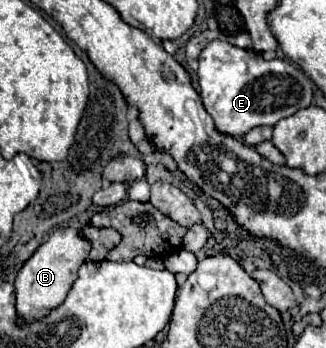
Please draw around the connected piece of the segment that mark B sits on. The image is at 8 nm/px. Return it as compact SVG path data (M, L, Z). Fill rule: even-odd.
M58 228L50 234L50 238L26 260L26 264L20 268L16 278L16 310L20 316L42 318L48 314L48 310L54 310L64 302L68 290L72 288L72 282L76 280L78 268L88 260L92 244L90 240L76 228Z

